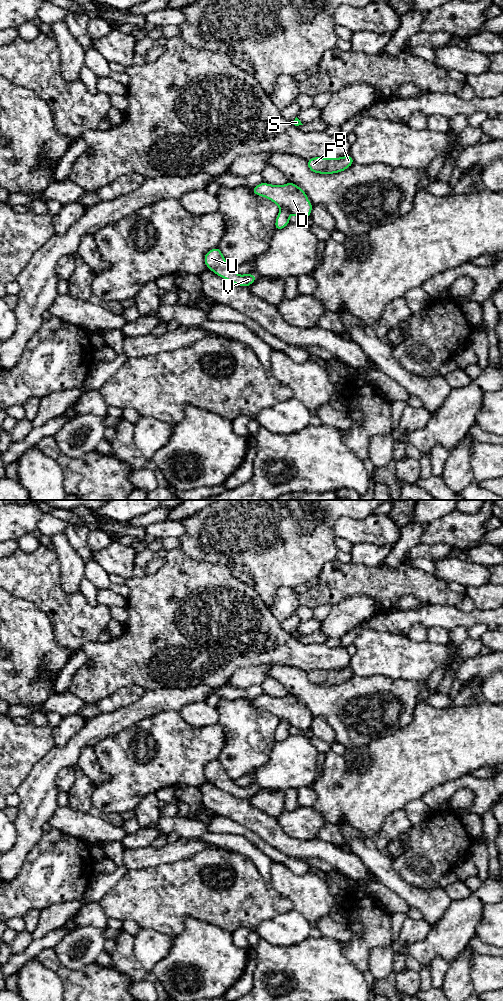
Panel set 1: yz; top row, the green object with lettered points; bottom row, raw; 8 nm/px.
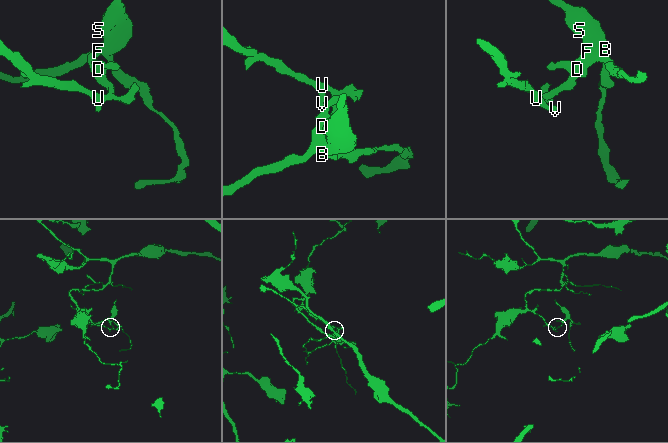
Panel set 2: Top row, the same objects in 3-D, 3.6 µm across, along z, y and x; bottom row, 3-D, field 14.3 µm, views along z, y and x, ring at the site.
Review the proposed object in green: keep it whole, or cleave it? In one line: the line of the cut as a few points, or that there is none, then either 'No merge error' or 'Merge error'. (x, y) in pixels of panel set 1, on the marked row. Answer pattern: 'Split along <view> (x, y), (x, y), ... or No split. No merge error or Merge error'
Split along yz (280, 208), (286, 208), (291, 213). Merge error

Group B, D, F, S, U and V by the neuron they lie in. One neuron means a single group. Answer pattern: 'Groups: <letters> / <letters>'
Groups: B D F S / U V

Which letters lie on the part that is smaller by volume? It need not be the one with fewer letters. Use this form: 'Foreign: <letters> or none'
Foreign: B, D, F, S

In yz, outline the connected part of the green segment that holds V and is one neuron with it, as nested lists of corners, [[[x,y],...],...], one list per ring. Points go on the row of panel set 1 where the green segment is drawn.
[[[216,247],[209,250],[204,256],[204,263],[207,268],[213,271],[216,275],[230,281],[233,284],[243,287],[249,287],[257,276],[253,276],[250,272],[245,275],[239,275],[232,269],[225,260],[221,250]]]

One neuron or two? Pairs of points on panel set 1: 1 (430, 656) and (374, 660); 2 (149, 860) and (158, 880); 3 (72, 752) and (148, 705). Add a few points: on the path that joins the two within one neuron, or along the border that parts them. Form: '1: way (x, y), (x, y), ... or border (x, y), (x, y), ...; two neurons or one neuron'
1: way (416, 658), (388, 658); one neuron
2: border (175, 861), (129, 870); two neurons
3: way (90, 734), (105, 724), (129, 716); one neuron

